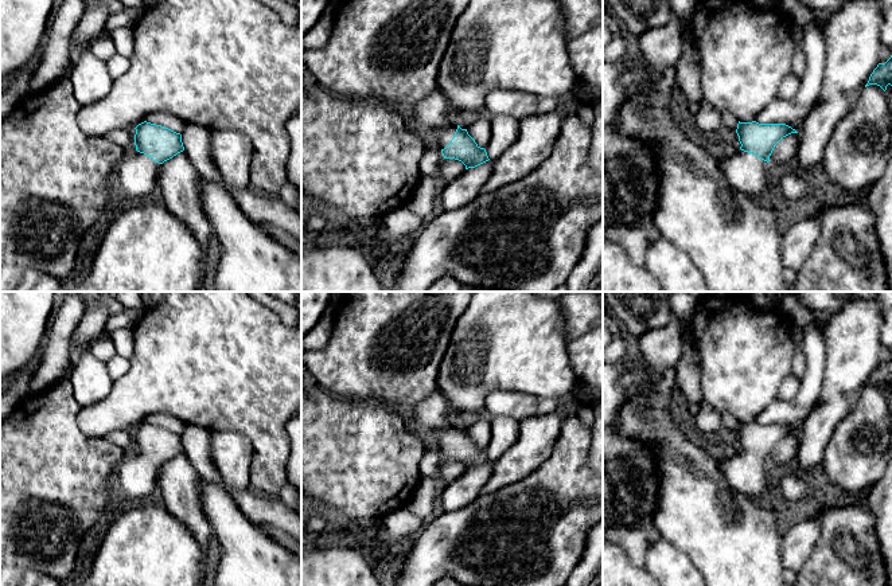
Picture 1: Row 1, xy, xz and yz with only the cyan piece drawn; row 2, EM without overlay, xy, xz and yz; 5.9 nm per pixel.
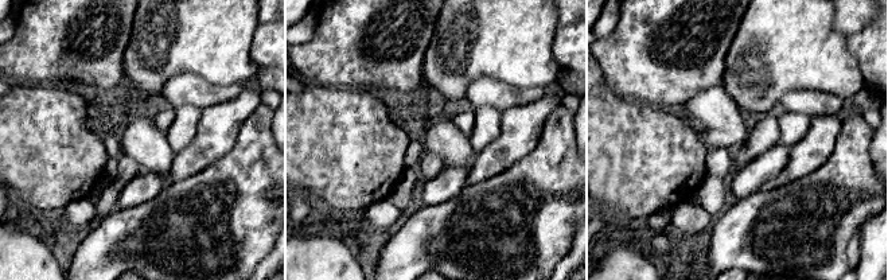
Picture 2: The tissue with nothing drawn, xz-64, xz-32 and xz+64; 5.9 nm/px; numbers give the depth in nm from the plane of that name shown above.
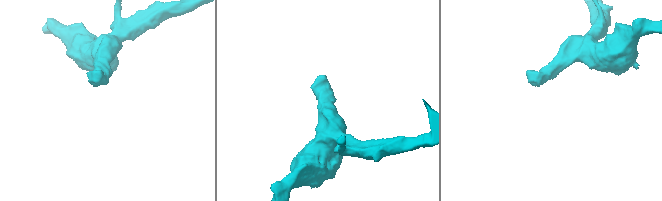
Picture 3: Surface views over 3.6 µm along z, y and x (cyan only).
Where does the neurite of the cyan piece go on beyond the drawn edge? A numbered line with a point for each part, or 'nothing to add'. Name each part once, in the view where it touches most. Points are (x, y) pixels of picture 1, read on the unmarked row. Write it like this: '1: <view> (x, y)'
1: yz (744, 473)

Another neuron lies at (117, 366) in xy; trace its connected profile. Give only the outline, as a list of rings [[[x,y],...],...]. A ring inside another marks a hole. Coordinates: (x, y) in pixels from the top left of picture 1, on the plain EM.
[[[114,355],[106,362],[106,368],[113,380],[117,380],[122,375],[125,375],[131,368],[131,360],[125,359],[120,355]]]

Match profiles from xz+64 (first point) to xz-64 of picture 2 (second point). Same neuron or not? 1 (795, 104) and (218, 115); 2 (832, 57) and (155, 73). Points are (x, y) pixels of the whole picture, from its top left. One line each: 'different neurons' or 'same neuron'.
1: different neurons
2: same neuron

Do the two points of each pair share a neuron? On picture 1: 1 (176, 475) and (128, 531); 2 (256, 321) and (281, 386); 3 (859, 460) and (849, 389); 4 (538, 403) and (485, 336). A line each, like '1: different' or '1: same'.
1: different
2: same
3: different
4: different

